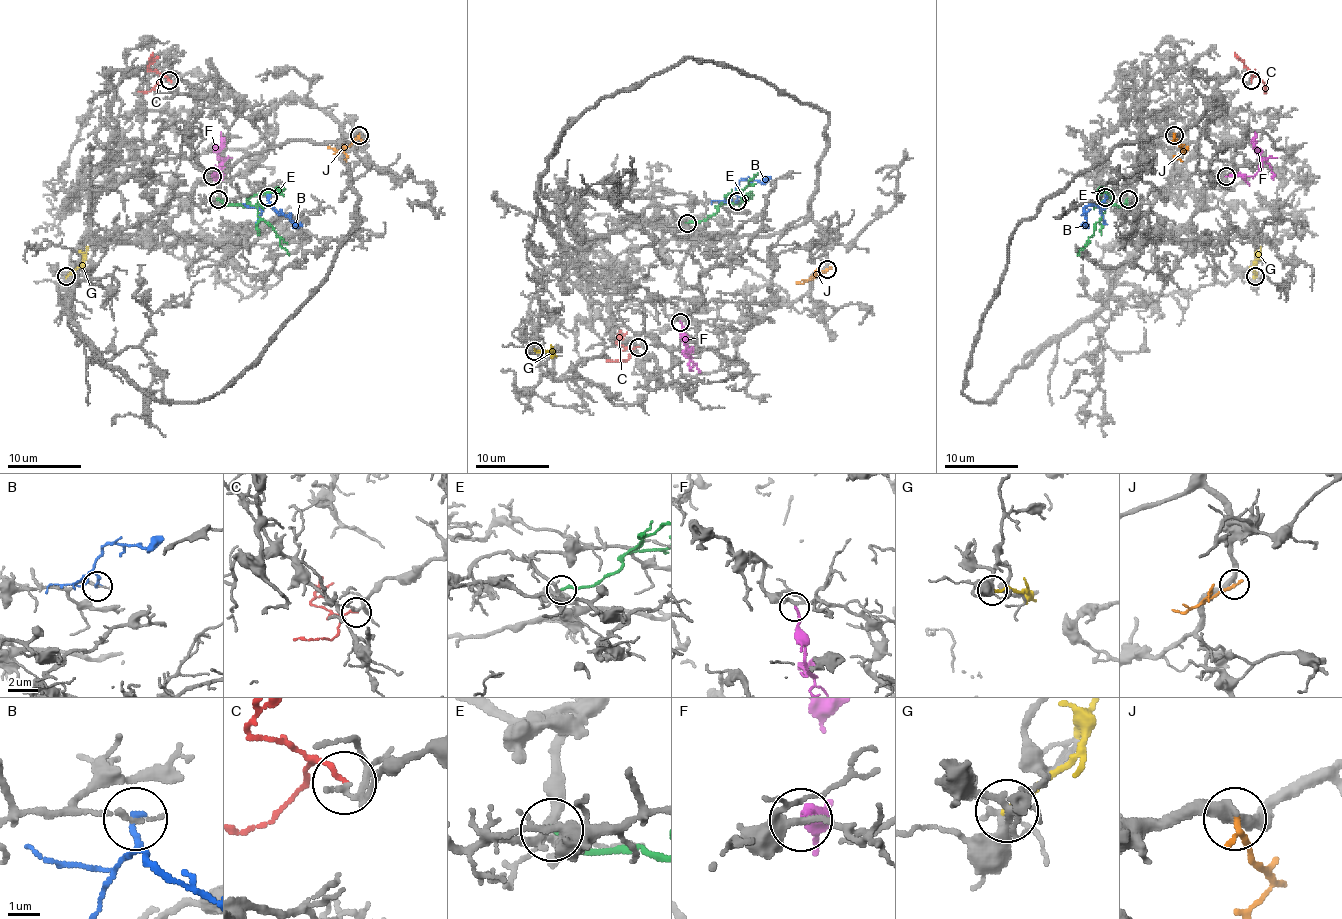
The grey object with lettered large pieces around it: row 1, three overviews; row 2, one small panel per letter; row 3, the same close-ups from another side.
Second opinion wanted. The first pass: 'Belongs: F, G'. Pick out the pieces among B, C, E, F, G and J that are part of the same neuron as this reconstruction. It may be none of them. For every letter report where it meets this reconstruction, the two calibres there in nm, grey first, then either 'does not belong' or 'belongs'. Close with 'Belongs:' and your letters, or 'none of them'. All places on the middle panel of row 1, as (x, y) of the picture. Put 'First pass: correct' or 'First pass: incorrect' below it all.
B: contact (737, 201); calibres 180 and 200 nm; does not belong
C: contact (638, 347); calibres 160 and 140 nm; does not belong
E: contact (687, 223); calibres 240 and 170 nm; does not belong
F: contact (680, 322); calibres 200 and 170 nm; belongs
G: contact (534, 351); calibres 190 and 180 nm; does not belong
J: contact (827, 269); calibres 320 and 200 nm; belongs
Belongs: F, J
First pass: incorrect

